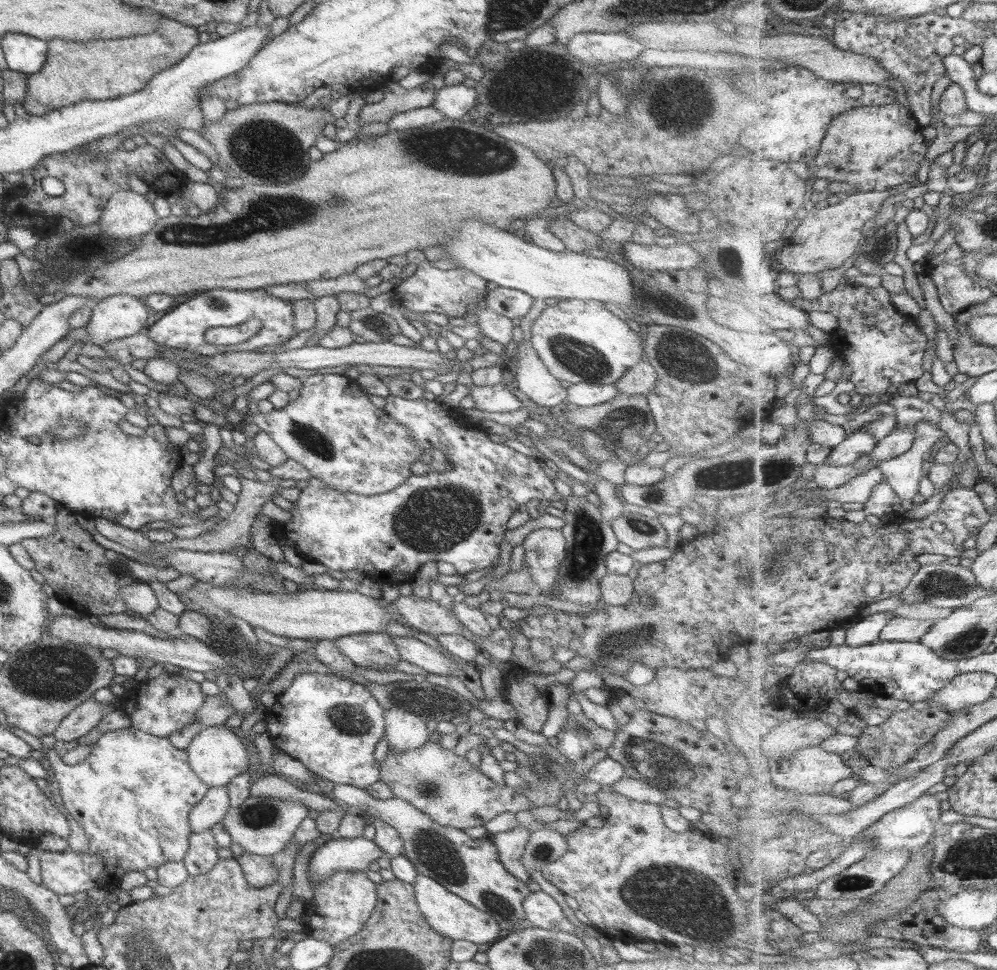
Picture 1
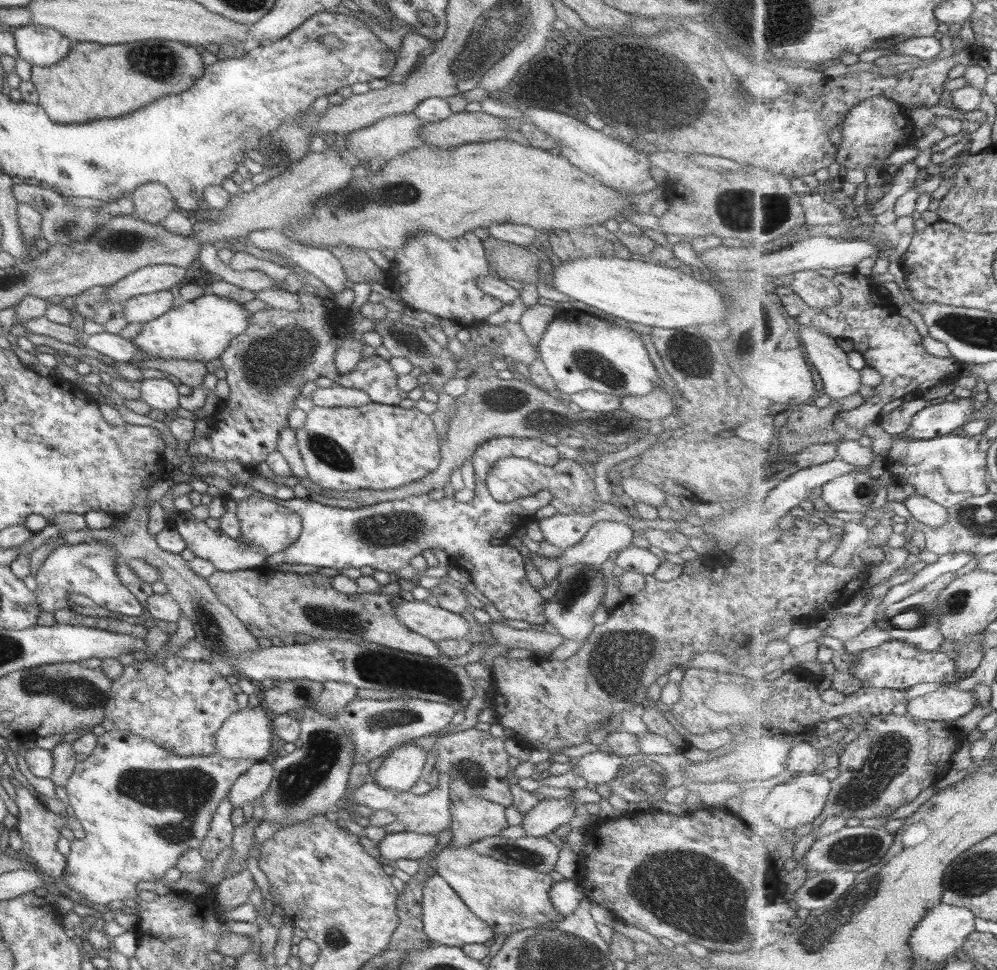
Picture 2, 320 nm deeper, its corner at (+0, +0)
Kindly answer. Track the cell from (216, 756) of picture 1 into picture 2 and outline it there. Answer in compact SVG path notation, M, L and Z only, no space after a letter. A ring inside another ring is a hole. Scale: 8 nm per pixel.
M247 706L230 714L214 734L214 754L260 762L268 758L273 738L272 715L261 706Z

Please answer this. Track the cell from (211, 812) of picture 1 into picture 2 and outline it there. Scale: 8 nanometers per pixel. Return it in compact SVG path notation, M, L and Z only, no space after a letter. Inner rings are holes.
M270 759L255 763L232 782L225 799L229 799L232 808L239 808L246 802L259 798L271 782L272 774Z

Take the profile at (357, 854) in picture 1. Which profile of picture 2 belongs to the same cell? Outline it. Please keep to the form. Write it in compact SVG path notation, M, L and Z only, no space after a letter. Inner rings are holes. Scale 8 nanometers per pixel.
M401 831L388 833L375 845L381 856L387 860L405 859L419 862L424 856L434 854L437 838L437 835L429 833Z

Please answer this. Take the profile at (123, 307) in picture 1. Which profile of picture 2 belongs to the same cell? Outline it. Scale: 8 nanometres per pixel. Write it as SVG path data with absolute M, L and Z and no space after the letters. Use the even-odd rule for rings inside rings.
M168 290L132 296L123 301L125 320L142 325L165 314L174 306L174 300Z

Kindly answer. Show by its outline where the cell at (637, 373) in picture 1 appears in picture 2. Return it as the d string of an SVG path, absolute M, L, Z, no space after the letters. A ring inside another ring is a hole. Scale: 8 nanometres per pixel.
M657 386L645 396L623 396L620 398L620 408L645 423L657 423L661 418L669 416L674 410L672 395Z

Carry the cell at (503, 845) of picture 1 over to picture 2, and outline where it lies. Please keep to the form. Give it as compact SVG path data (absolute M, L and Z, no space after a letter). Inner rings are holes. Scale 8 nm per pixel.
M573 795L562 799L550 797L537 801L529 812L522 814L519 825L523 827L527 837L543 837L557 826L567 824L575 816L575 802Z

